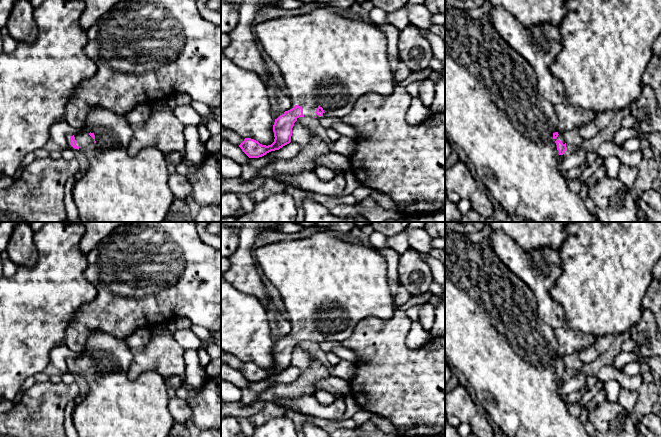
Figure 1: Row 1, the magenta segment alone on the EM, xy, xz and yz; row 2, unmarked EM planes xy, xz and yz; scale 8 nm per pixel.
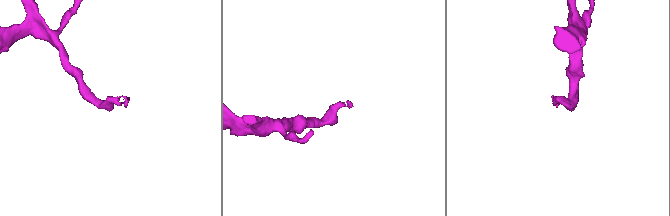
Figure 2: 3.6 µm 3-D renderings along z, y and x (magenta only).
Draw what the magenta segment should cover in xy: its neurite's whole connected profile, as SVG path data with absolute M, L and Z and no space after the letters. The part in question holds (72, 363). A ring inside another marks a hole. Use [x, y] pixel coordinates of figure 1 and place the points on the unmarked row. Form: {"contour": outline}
{"contour": "M94 331L84 352L70 361L71 370L89 385L88 393L73 410L73 425L78 437L168 437L175 420L169 411L166 379L148 371L137 379L128 377L133 353L126 339Z"}

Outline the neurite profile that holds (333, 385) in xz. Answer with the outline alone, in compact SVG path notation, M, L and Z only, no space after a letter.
M326 377L316 382L316 391L324 390L332 394L346 396L350 394L349 381L339 377Z

